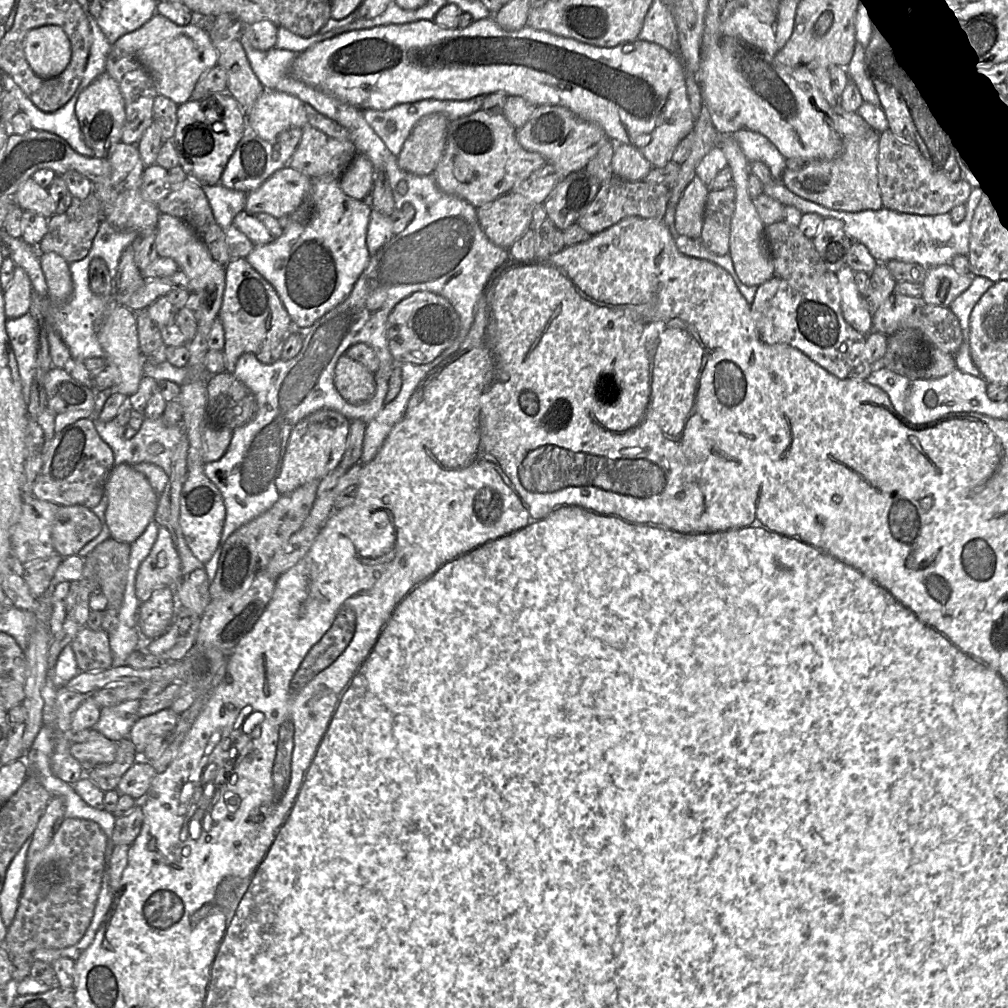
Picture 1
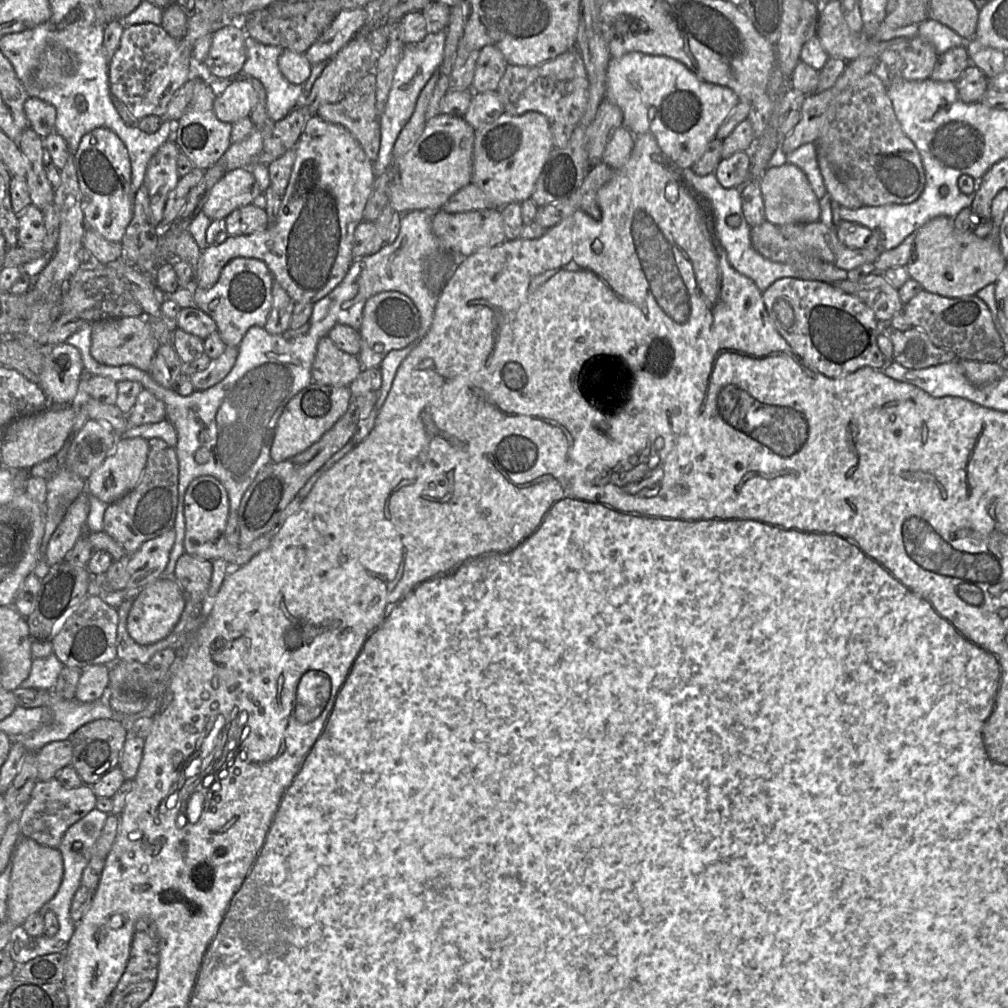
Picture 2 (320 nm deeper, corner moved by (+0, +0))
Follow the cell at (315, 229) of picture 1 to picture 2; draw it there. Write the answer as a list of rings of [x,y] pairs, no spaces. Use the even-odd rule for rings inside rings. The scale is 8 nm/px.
[[[312,114],[295,145],[295,159],[281,197],[276,224],[248,235],[228,235],[221,244],[205,247],[194,271],[194,283],[200,288],[210,288],[230,260],[237,257],[256,258],[265,263],[274,280],[295,303],[316,303],[343,280],[354,260],[354,232],[363,220],[364,208],[372,193],[374,180],[373,163],[354,136],[344,127]]]

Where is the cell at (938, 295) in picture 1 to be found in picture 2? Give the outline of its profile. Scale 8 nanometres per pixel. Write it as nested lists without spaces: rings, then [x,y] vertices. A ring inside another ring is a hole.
[[[937,216],[921,226],[915,234],[913,257],[906,265],[909,277],[917,281],[923,290],[940,296],[958,298],[976,295],[985,286],[995,283],[1007,264],[994,230],[987,237],[978,237],[973,231],[957,229],[953,218]]]

